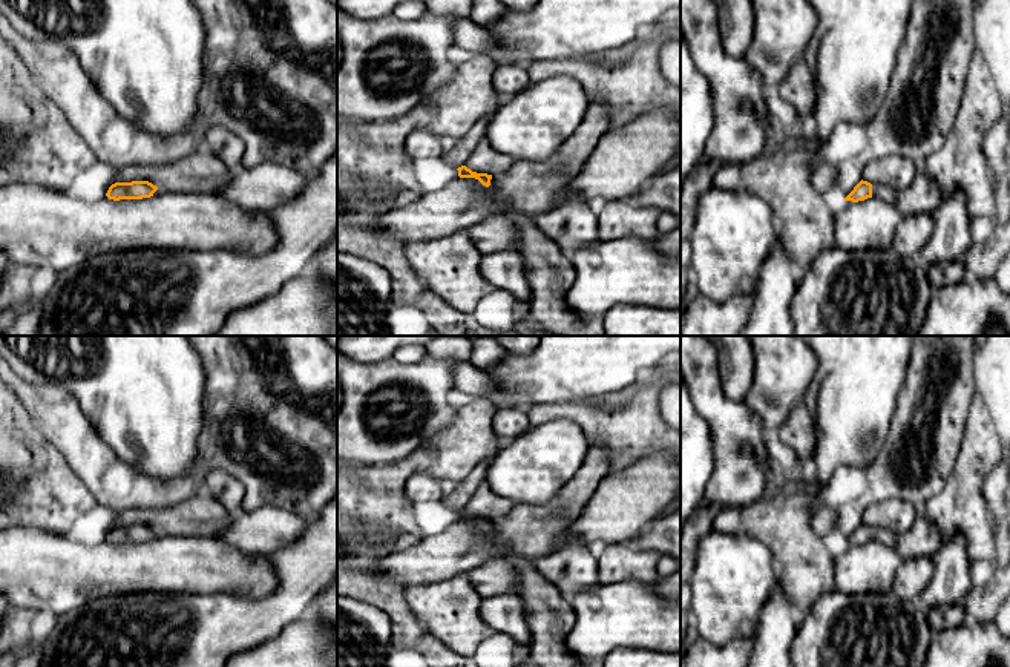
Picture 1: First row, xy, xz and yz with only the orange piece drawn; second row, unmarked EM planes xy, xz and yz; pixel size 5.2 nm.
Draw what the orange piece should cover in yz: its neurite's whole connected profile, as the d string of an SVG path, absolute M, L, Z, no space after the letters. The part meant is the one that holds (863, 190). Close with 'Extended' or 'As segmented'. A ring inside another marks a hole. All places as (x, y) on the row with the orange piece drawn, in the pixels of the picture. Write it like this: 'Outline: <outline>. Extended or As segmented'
Outline: M863 179L854 187L854 190L844 198L844 201L858 202L867 198L880 198L890 204L897 204L897 192L894 189L883 184L871 184Z. Extended

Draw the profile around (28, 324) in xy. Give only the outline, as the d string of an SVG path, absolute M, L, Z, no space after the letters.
M37 307L25 310L5 331L6 336L40 336L41 311Z

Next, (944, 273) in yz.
M962 259L941 262L927 268L930 287L944 287L961 282L967 278L966 265Z

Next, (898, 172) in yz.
M900 155L883 156L869 163L863 170L863 181L889 186L901 192L912 186L920 166Z

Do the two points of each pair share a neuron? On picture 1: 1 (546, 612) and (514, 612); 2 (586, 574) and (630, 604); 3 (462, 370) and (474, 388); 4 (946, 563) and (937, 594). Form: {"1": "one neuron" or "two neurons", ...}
{"1": "two neurons", "2": "two neurons", "3": "one neuron", "4": "one neuron"}

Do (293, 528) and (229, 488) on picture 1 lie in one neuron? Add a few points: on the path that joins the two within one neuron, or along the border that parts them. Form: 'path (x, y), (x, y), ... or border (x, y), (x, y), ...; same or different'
border (242, 512), (235, 517); different

